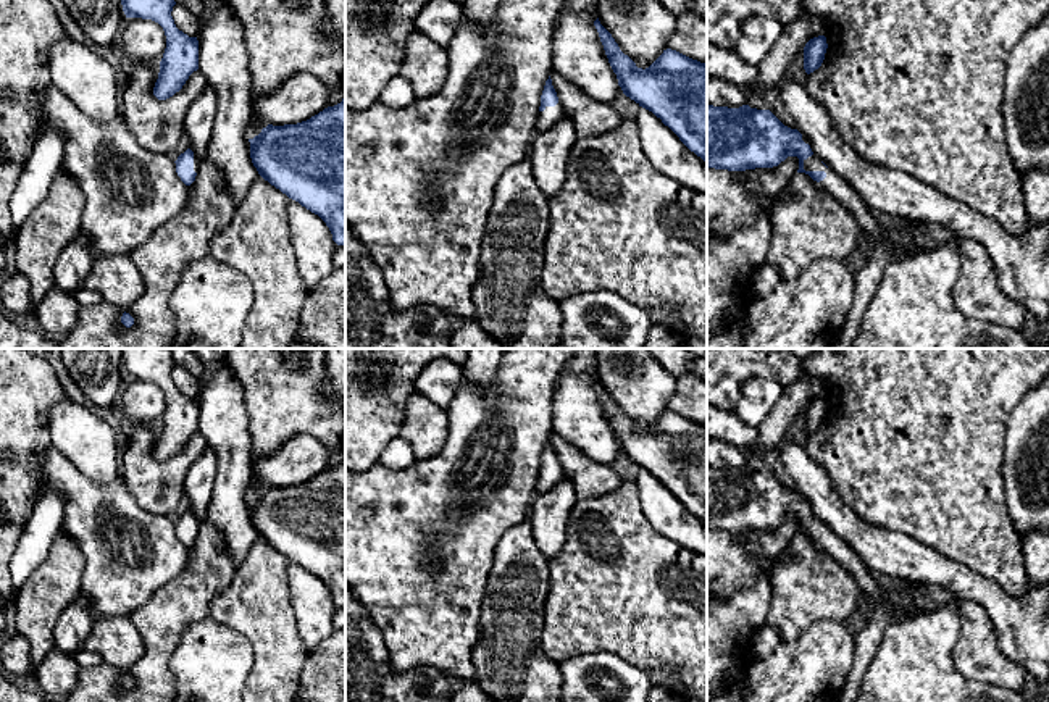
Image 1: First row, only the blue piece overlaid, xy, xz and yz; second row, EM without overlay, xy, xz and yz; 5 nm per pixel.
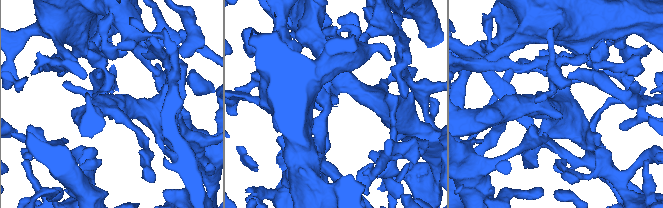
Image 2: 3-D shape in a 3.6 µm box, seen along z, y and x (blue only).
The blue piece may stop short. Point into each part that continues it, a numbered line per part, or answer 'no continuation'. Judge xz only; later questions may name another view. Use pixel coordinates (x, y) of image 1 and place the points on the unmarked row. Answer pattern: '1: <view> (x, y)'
1: xz (551, 476)

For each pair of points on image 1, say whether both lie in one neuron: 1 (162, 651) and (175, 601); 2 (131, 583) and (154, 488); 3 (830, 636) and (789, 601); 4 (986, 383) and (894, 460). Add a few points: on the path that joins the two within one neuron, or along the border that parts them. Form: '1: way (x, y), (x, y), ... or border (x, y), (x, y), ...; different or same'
1: way (162, 638), (162, 622), (168, 614); same
2: border (125, 481), (129, 494), (144, 509), (167, 515); different
3: border (843, 622), (815, 620), (796, 638), (781, 639); different
4: way (964, 391), (917, 438); same

